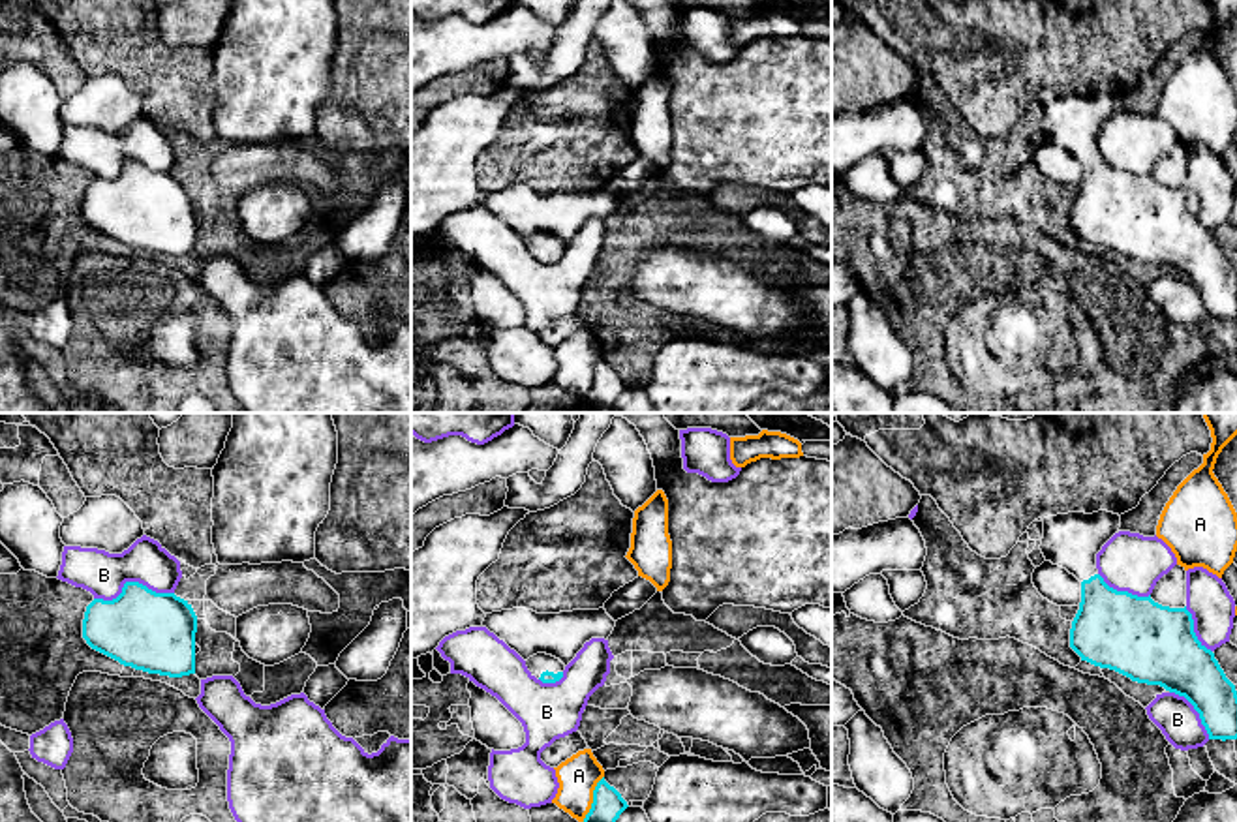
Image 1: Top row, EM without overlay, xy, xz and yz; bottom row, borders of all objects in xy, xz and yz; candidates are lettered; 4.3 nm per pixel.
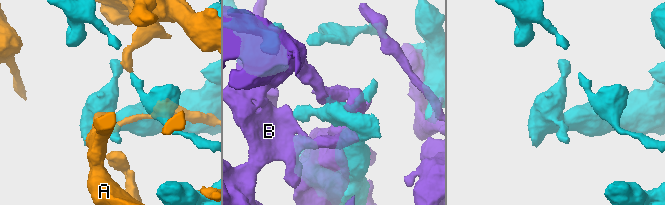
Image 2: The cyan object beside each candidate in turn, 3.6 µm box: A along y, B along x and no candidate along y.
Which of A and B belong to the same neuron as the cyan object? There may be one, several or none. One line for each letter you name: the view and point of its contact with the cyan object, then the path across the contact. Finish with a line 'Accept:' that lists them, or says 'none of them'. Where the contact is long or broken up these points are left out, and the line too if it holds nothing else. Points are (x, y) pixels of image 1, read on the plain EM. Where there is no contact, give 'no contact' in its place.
Accept: none of them

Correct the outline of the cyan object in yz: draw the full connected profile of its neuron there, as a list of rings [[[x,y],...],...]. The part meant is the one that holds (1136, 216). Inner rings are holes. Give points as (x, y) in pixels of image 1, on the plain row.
[[[1098,90],[1092,94],[1068,92],[1044,98],[1040,129],[1046,141],[1066,148],[1081,161],[1081,182],[1070,208],[1070,227],[1100,248],[1115,250],[1132,261],[1160,265],[1184,276],[1199,293],[1209,319],[1237,319],[1237,270],[1226,257],[1214,233],[1194,212],[1192,193],[1169,188],[1149,176],[1109,167],[1096,148],[1096,133],[1119,113],[1121,96]]]

